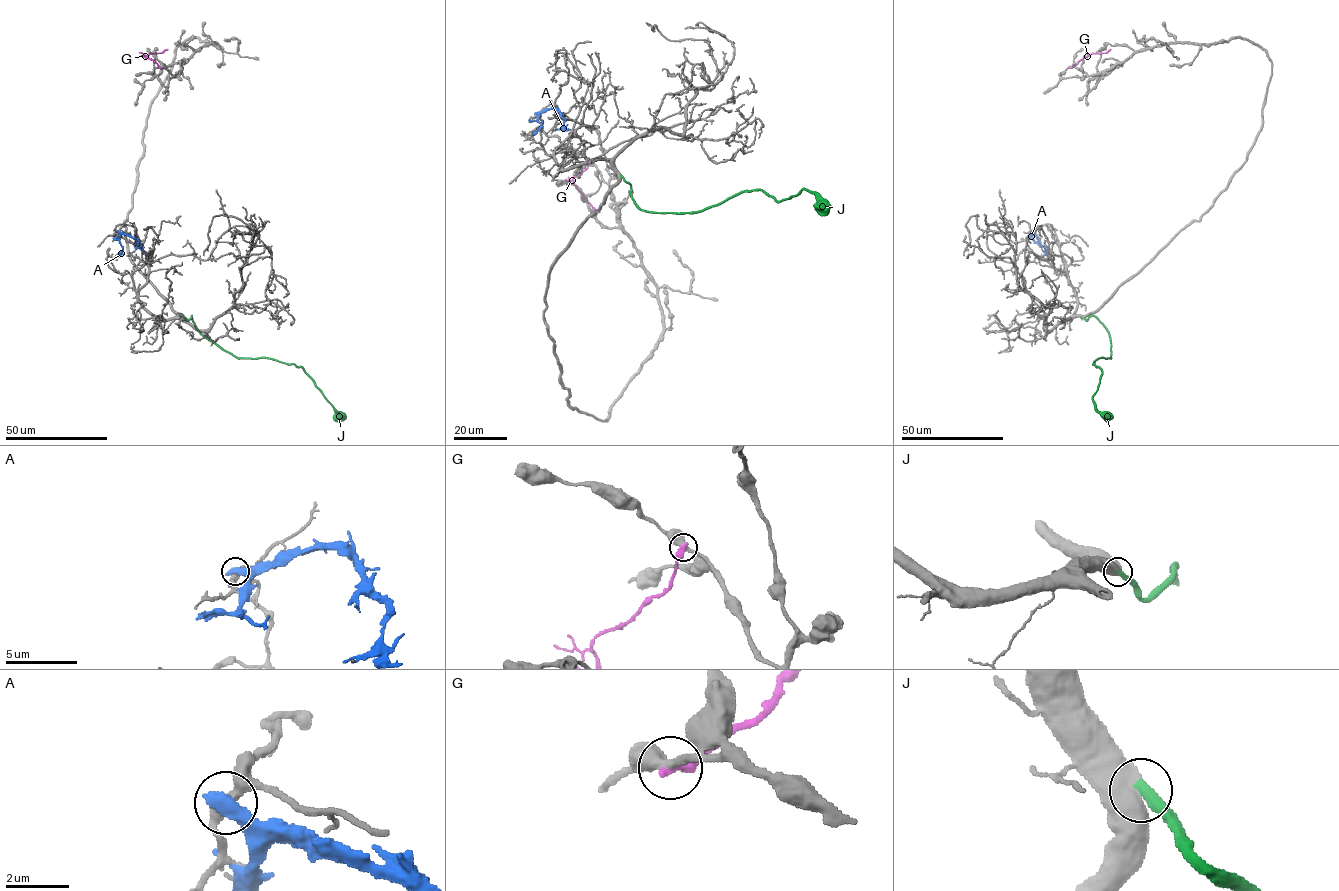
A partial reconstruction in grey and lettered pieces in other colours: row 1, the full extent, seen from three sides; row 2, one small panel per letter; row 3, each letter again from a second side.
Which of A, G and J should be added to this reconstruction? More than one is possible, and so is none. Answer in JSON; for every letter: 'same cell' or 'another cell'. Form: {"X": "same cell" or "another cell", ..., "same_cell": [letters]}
{"A": "another cell", "G": "another cell", "J": "same cell", "same_cell": ["J"]}

